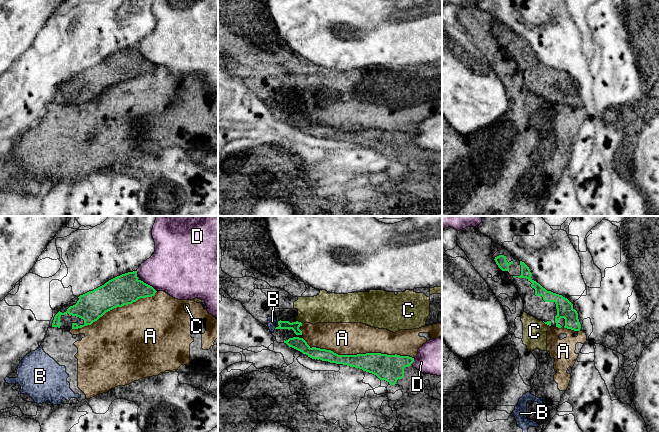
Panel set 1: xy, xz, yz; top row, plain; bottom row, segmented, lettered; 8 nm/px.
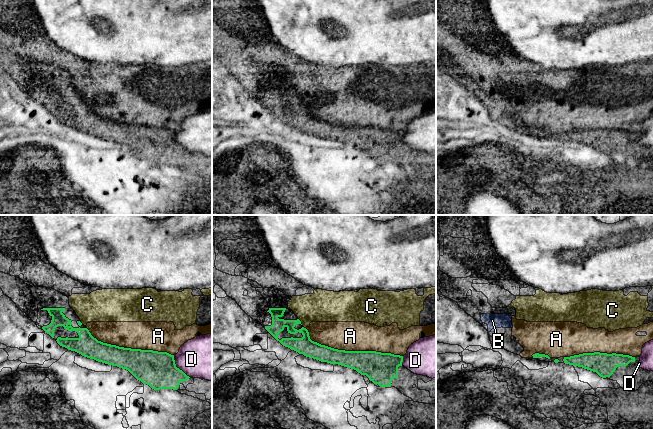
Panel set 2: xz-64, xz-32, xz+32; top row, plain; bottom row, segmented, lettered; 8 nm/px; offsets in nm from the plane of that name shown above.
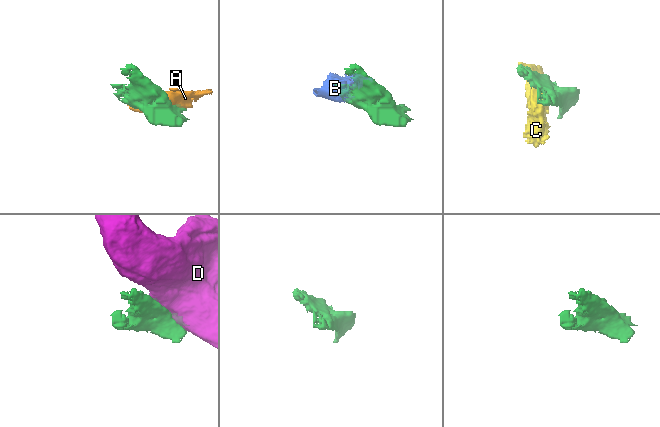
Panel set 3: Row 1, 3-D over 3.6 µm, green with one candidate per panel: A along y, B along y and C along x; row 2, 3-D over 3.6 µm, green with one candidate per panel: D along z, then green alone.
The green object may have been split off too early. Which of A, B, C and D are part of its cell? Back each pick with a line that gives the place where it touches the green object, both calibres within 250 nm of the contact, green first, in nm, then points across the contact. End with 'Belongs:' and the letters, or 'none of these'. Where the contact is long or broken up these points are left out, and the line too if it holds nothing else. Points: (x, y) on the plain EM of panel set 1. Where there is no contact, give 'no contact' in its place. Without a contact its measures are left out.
Belongs: none of these

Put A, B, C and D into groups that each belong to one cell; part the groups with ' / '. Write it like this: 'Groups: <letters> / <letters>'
Groups: A B C / D

